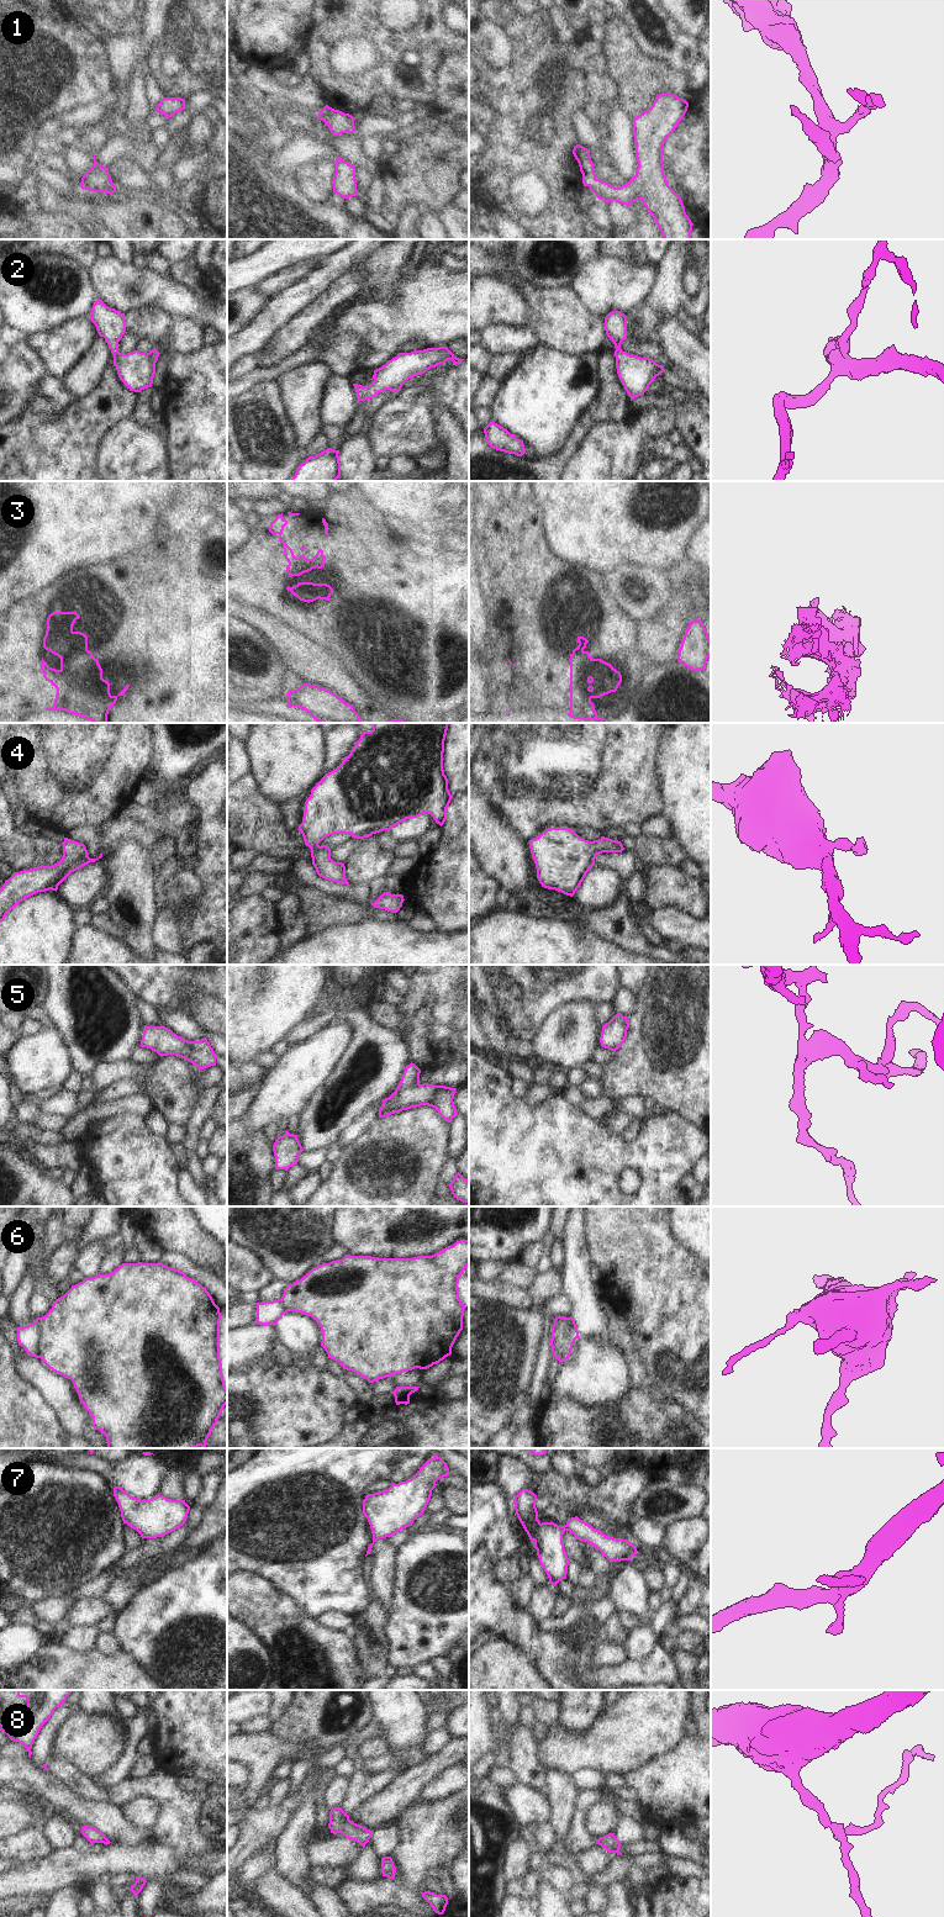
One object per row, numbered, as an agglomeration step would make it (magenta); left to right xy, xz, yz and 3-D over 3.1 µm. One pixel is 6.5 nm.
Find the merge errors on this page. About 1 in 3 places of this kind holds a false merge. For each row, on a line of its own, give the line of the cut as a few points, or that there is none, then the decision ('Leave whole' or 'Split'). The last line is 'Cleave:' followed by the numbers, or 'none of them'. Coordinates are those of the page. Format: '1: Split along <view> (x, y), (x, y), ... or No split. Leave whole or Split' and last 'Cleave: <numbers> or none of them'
1: No split. Leave whole
2: No split. Leave whole
3: Split along xy (88, 650), (70, 653), (61, 659). Split
4: No split. Leave whole
5: No split. Leave whole
6: Split along xy (40, 1318), (41, 1357). Split
7: No split. Leave whole
8: No split. Leave whole
Cleave: 3, 6

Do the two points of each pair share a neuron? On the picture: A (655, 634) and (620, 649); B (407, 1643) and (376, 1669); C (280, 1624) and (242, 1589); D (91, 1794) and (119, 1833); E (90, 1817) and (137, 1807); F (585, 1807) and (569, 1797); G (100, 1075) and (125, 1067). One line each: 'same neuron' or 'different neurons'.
A: different neurons
B: different neurons
C: same neuron
D: different neurons
E: different neurons
F: different neurons
G: same neuron

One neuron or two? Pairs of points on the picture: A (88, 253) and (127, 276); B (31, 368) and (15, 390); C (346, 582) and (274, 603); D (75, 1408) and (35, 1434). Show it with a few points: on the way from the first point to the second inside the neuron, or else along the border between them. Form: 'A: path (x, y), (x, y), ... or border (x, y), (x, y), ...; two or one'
A: border (99, 257), (89, 268); two
B: path (26, 373), (15, 385); one
C: path (335, 602), (327, 610), (294, 610); one
D: border (43, 1394), (69, 1432); two

